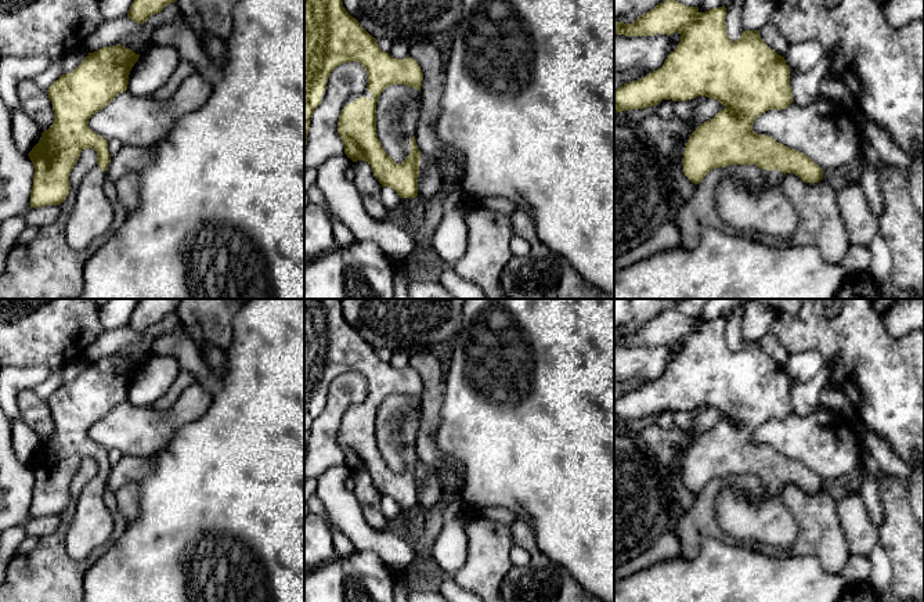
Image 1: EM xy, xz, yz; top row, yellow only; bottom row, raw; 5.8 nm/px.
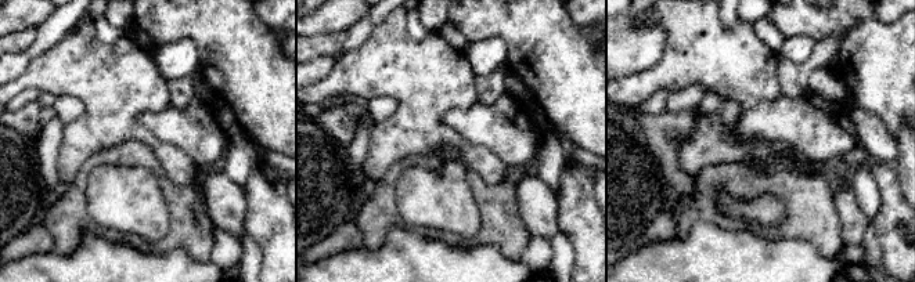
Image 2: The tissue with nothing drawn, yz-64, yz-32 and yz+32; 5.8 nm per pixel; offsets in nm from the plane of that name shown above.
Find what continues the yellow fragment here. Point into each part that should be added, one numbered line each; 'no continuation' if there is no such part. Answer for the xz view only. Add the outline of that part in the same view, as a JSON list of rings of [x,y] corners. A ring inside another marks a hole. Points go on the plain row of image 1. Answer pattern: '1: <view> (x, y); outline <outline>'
1: xz (364, 403); outline [[[365,399],[365,400],[362,400],[361,403],[354,404],[353,407],[350,407],[350,408],[346,411],[346,414],[343,415],[342,419],[344,419],[347,414],[354,412],[357,408],[361,408],[361,407],[367,407],[367,408],[371,410],[371,408],[372,408],[372,403]]]
2: xz (405, 451); outline [[[404,446],[401,448],[401,457],[404,459],[405,466],[408,466],[411,462],[411,453],[412,453],[412,446]]]

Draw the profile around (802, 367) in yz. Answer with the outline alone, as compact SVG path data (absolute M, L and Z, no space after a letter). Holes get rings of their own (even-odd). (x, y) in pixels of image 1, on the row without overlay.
M816 350L790 354L784 370L790 381L806 383L812 381L826 364L826 360Z

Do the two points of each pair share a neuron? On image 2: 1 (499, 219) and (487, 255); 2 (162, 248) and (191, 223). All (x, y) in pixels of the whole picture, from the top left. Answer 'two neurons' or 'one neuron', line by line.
1: two neurons
2: one neuron

